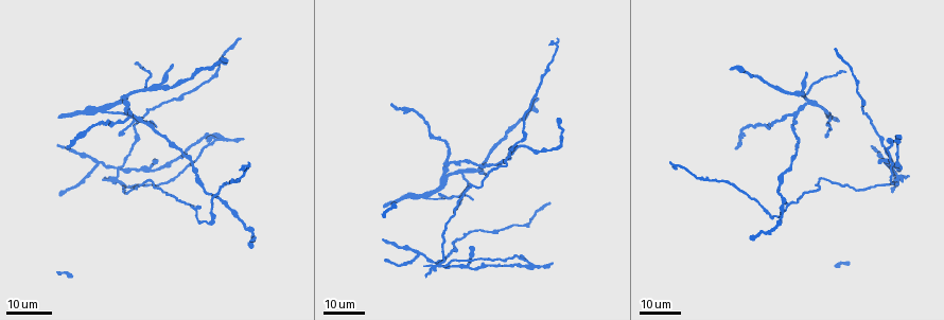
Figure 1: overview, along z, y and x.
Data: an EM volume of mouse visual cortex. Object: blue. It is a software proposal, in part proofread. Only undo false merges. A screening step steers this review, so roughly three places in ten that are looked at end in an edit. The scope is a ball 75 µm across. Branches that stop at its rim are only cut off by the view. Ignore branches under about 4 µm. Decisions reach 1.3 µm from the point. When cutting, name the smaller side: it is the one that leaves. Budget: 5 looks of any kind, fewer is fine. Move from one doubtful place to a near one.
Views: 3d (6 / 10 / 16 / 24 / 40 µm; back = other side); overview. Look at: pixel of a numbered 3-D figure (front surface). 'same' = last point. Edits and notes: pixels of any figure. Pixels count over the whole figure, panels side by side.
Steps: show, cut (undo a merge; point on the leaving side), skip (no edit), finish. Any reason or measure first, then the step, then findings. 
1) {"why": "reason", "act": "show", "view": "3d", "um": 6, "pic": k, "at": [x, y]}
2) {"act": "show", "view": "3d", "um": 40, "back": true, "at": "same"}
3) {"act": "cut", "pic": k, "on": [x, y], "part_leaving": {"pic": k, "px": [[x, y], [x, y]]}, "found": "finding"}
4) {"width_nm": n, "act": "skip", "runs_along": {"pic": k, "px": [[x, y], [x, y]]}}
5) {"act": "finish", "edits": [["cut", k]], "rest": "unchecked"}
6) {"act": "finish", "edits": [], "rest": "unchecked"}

{"act": "show", "view": "3d", "um": 24, "pic": 1, "at": [453, 196]}

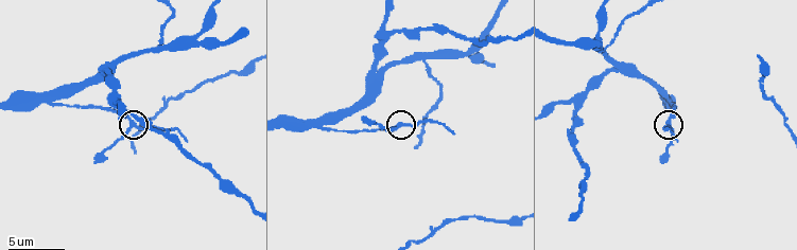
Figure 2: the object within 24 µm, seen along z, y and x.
{"act": "show", "view": "3d", "um": 10, "pic": 2, "at": [669, 123]}

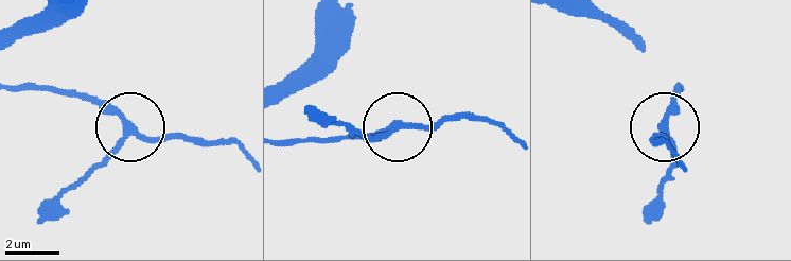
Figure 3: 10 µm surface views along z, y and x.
{"arms": 3, "act": "skip", "runs_along": {"pic": 3, "px": [[286, 142], [393, 128], [350, 135]]}, "found": "one neuron here"}

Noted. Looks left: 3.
{"why": "two arms in line, one across", "act": "show", "view": "3d", "um": 10, "pic": 2, "at": [423, 60]}

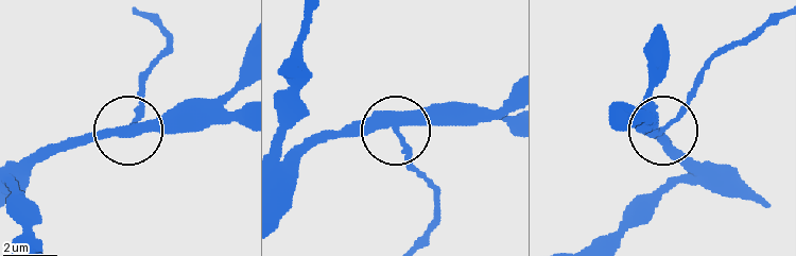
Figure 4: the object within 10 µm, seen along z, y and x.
{"side_arm_um": 14, "act": "cut", "pic": 4, "on": [143, 103], "part_leaving": {"pic": 4, "px": [[124, 130], [138, 104], [140, 78], [166, 48], [145, 15]]}, "found": "a second neuron is stuck on"}

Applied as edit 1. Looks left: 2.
{"act": "show", "view": "3d", "um": 6, "pic": 2, "at": [671, 103]}

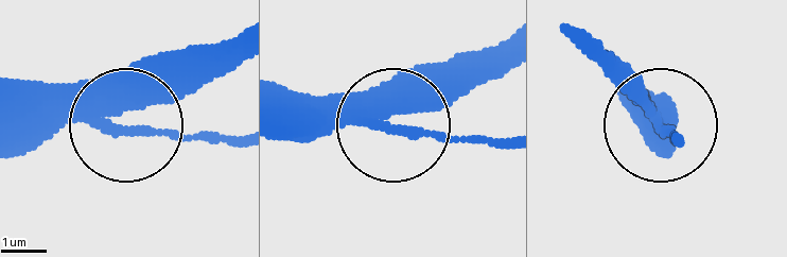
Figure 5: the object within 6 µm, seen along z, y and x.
{"width_nm": 260, "act": "skip", "found": "one neuron here"}

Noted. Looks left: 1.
{"act": "finish", "edits": [["cut", 4]], "rest": "unchecked"}

